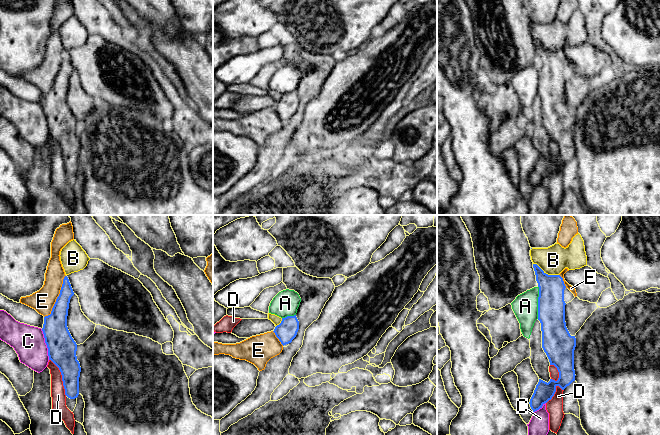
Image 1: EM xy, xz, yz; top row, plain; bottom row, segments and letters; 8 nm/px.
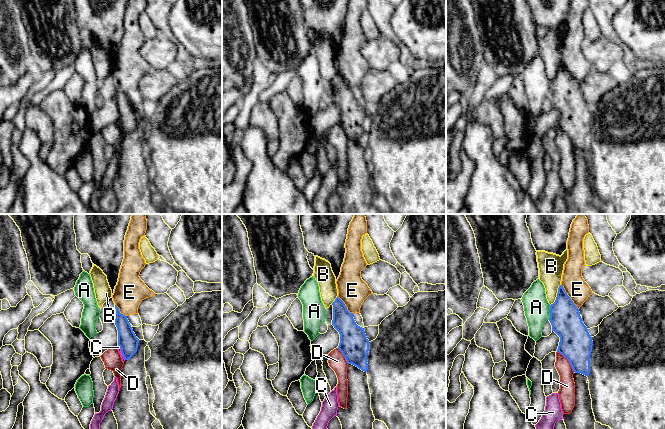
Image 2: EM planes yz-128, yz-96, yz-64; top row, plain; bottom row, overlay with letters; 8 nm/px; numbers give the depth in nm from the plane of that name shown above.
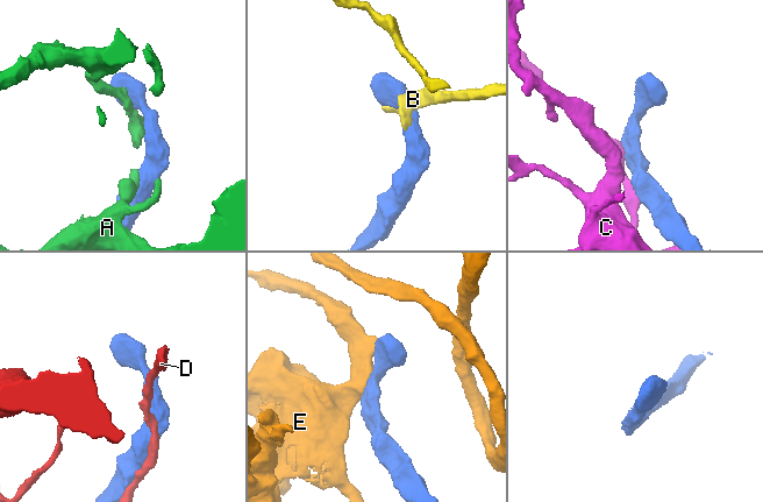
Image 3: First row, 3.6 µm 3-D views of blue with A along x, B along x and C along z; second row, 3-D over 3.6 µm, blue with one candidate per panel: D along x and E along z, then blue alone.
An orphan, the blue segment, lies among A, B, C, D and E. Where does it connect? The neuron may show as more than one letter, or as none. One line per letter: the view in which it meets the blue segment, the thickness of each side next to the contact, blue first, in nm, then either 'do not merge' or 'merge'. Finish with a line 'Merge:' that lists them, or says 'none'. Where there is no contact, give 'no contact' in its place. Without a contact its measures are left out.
A: meets blue in yz; 220 nm thick on the blue side, 200 nm on the other; do not merge
B: meets blue in yz; 220 nm thick on the blue side, 220 nm on the other; do not merge
C: meets blue in xy; 220 nm thick on the blue side, 260 nm on the other; do not merge
D: meets blue in xy; 220 nm thick on the blue side, 110 nm on the other; do not merge
E: meets blue in xy; 190 nm thick on the blue side, 180 nm on the other; merge
Merge: E

